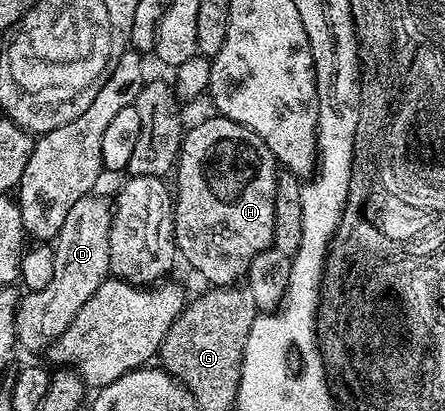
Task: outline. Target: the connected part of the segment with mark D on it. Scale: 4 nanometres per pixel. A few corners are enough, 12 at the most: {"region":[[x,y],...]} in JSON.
{"region":[[86,195],[25,293],[17,343],[47,351],[110,274],[113,211]]}

